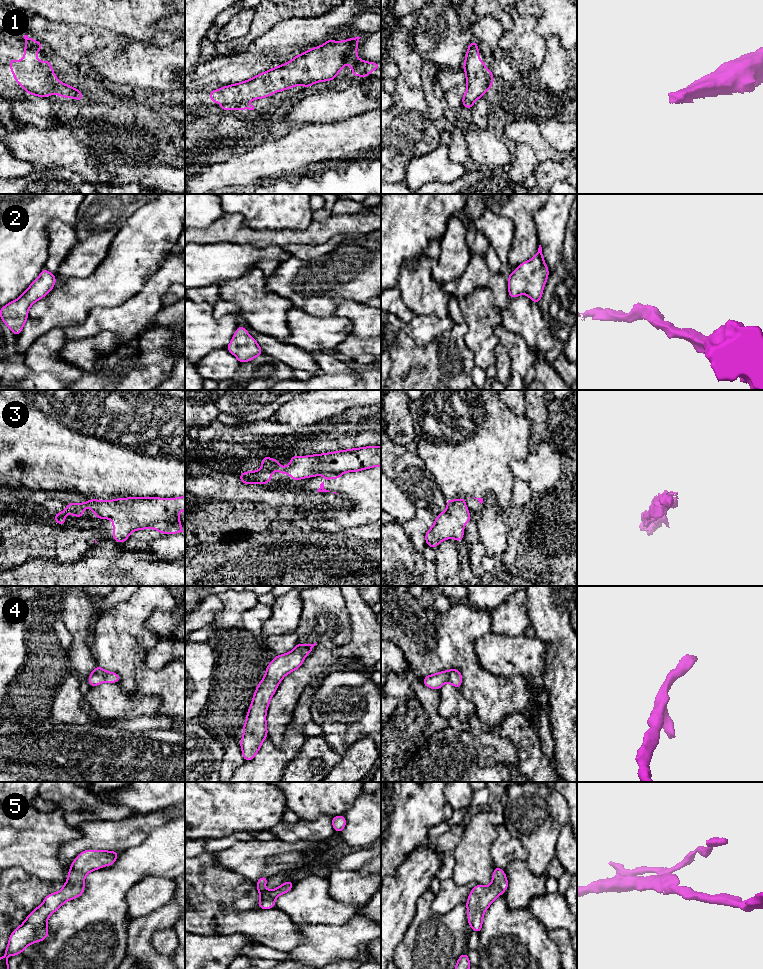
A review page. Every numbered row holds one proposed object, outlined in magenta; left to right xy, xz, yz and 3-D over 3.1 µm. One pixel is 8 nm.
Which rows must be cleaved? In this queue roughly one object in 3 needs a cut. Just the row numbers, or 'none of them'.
none of them

